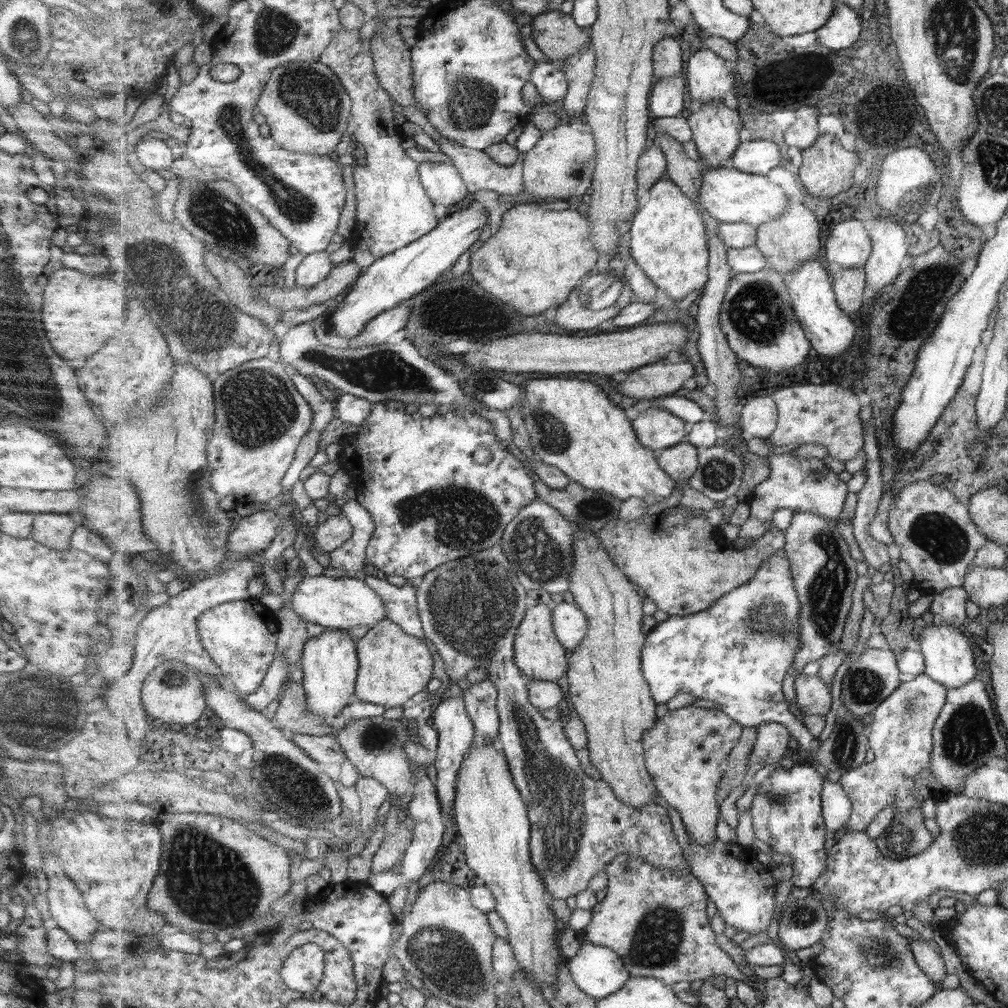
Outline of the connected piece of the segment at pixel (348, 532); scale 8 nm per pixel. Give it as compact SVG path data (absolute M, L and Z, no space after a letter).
M339 512L331 515L325 522L318 522L314 534L317 548L325 552L333 552L333 550L340 549L353 536L353 526L349 524L347 516Z

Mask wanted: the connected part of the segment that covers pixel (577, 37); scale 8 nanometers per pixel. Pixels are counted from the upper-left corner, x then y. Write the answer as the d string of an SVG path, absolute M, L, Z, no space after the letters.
M548 10L532 17L532 39L550 59L563 61L584 54L592 42L590 29L579 26L570 14Z

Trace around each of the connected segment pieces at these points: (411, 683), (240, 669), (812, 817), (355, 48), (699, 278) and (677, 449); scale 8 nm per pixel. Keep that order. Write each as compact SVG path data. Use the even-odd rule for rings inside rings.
M385 619L357 641L360 670L356 682L356 696L363 702L385 708L406 706L426 695L433 675L433 656L421 638L411 636L393 620Z
M252 599L225 602L204 612L196 626L205 650L242 695L250 695L261 686L277 656L280 625L274 612Z
M778 764L763 782L753 787L755 798L752 802L754 829L756 837L770 846L773 851L787 854L791 857L790 865L794 869L792 884L796 888L812 888L828 871L828 852L825 839L827 838L827 823L825 823L822 808L823 784L826 776L813 766L797 764L793 768Z
M341 27L336 39L321 56L320 61L329 65L337 73L349 96L352 97L353 108L351 117L349 117L348 132L355 136L358 145L363 146L365 151L365 165L350 165L352 166L350 182L354 184L356 204L355 226L349 241L355 243L355 248L369 250L377 260L433 232L440 224L435 216L435 203L421 182L420 163L409 158L407 150L401 144L401 138L406 135L406 127L405 125L399 126L395 122L395 100L393 102L392 96L383 88L377 77L372 40L363 40L359 29L347 30Z
M661 178L650 190L649 200L640 207L630 224L631 254L645 274L648 274L661 290L665 290L675 300L683 300L693 292L701 293L709 282L710 254L707 229L705 219L693 199L688 197L671 178Z
M689 442L677 444L658 453L661 469L678 482L688 481L699 469L698 447Z

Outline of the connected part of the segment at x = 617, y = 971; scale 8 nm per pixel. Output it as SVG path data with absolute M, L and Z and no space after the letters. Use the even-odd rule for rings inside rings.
M582 940L579 954L567 960L567 966L577 986L597 1000L619 992L631 978L618 952L585 940Z

